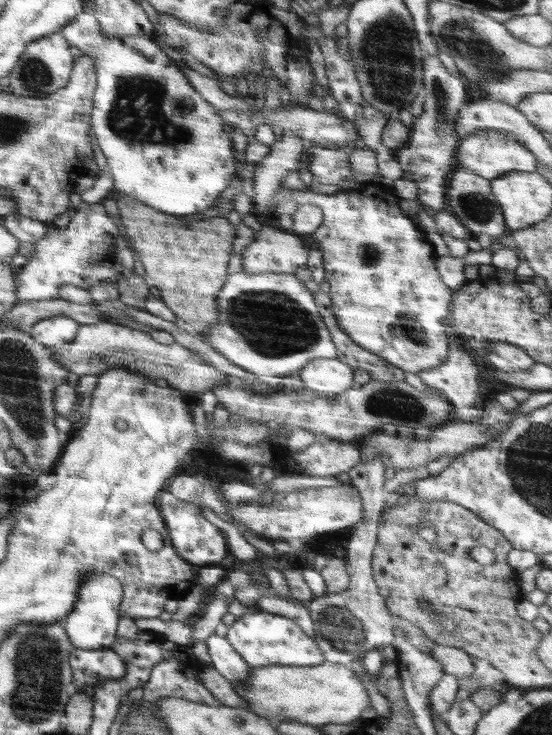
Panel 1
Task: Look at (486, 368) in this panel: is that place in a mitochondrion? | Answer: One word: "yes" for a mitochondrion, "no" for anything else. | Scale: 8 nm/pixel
no

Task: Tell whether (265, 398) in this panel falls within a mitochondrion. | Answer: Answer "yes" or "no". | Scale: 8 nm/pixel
no

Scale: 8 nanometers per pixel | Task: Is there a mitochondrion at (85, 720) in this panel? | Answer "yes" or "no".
no

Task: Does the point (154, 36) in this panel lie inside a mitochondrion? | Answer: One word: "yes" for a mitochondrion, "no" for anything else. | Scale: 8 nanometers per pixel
no

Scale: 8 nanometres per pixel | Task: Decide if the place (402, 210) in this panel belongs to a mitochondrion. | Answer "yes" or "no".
no

